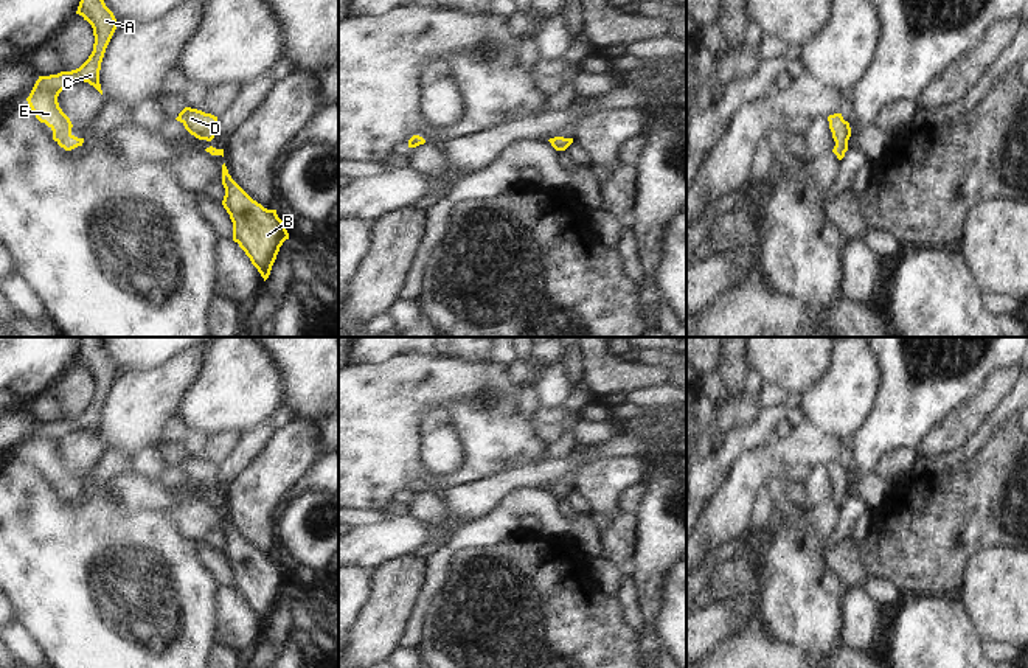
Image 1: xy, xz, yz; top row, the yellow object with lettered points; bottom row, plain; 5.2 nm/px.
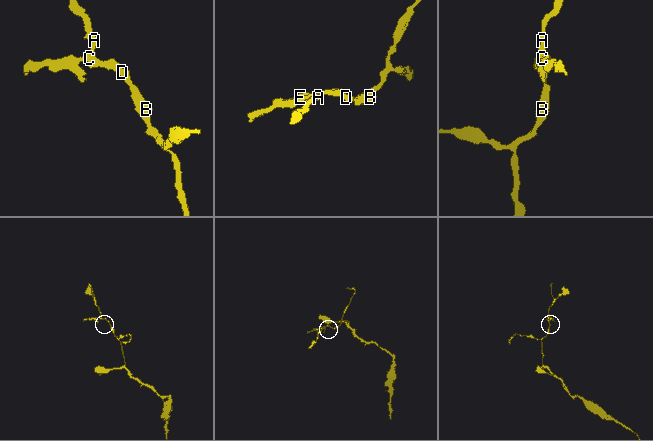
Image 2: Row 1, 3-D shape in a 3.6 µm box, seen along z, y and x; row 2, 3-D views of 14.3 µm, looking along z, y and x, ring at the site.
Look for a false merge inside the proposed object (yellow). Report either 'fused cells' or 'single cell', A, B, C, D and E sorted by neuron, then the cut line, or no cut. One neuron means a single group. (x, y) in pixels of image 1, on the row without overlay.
single cell; groups A B C D E; cut none

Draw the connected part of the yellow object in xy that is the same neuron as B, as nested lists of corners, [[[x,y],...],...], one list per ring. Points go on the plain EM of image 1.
[[[225,511],[222,533],[225,536],[222,553],[233,570],[233,589],[239,592],[266,629],[289,581],[276,558],[267,558],[253,548],[231,527]]]

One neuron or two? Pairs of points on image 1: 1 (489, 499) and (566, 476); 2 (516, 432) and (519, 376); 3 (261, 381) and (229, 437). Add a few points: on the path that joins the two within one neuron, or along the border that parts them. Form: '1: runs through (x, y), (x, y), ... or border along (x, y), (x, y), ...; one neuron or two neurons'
1: runs through (508, 480), (547, 476); one neuron
2: border along (507, 367), (508, 376), (519, 387); two neurons
3: border along (238, 432), (221, 431), (207, 437); two neurons

